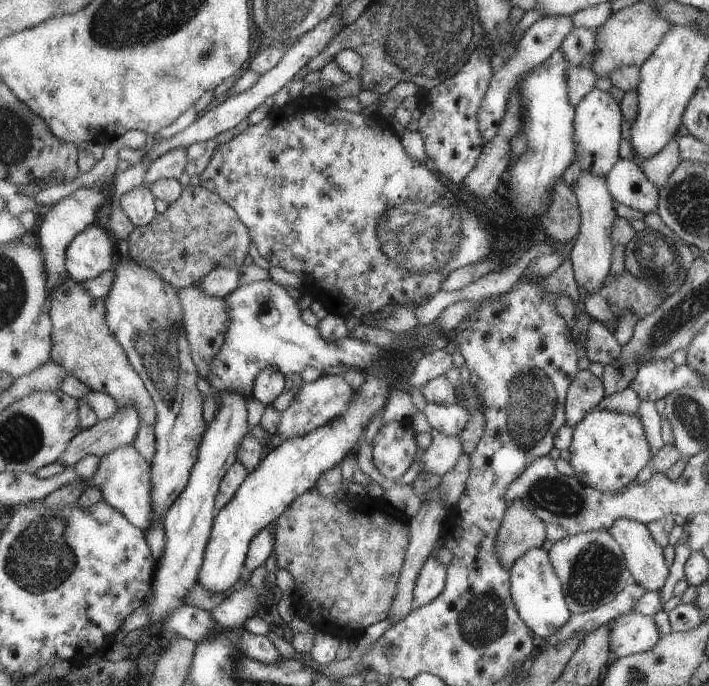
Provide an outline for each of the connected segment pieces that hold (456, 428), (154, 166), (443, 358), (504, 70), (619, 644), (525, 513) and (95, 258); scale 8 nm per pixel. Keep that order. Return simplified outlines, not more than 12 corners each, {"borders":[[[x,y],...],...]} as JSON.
{"borders":[[[427,403],[433,429],[459,435],[471,414],[456,404]],[[177,146],[156,157],[142,186],[159,178],[178,179],[188,164],[187,148]],[[446,348],[418,360],[408,384],[421,390],[452,366]],[[572,15],[530,26],[492,75],[479,129],[497,135],[510,91],[542,64],[574,28]],[[630,611],[613,620],[613,658],[651,649],[653,617]],[[520,501],[505,510],[495,542],[510,572],[541,547],[547,526]],[[94,223],[68,249],[79,283],[112,266],[112,238]]]}

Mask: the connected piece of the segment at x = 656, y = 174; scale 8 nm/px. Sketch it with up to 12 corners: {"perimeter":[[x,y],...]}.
{"perimeter":[[672,138],[640,168],[661,187],[680,161],[678,141]]}

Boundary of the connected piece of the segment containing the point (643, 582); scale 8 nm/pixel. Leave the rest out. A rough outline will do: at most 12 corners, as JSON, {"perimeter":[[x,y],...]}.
{"perimeter":[[616,519],[607,531],[624,551],[634,582],[660,591],[663,548],[647,525]]}

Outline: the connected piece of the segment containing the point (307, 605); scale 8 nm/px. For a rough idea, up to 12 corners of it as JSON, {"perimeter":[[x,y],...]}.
{"perimeter":[[312,488],[276,518],[297,615],[358,639],[388,618],[406,522]]}

